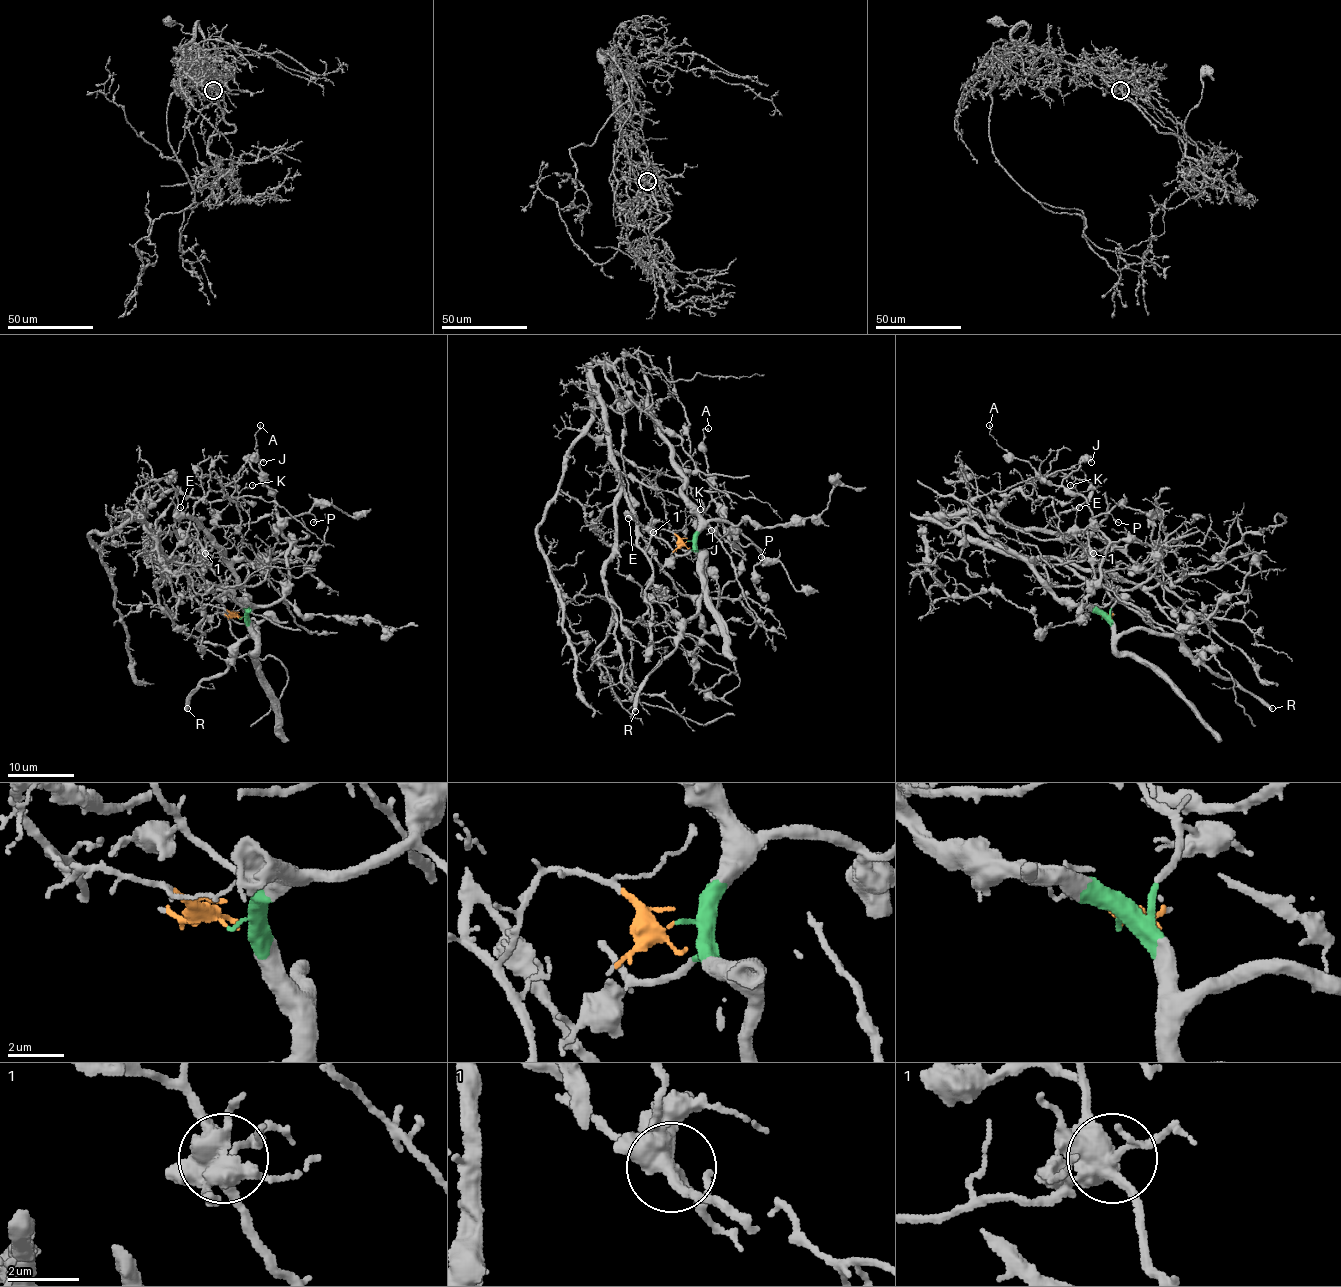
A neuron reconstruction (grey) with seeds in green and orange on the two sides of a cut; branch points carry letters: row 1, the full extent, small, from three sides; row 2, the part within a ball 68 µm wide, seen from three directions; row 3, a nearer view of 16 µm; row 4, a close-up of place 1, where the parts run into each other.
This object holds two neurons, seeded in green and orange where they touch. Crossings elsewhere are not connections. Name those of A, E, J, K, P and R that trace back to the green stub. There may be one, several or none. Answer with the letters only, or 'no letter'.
A, E, J, P, R

